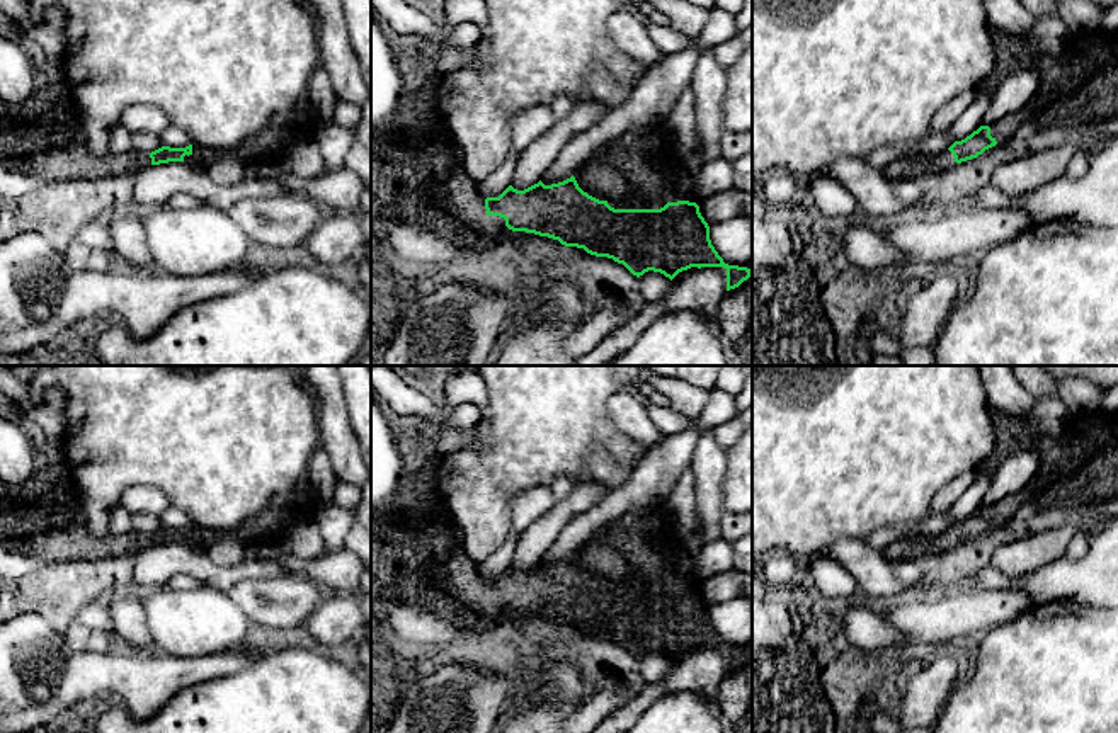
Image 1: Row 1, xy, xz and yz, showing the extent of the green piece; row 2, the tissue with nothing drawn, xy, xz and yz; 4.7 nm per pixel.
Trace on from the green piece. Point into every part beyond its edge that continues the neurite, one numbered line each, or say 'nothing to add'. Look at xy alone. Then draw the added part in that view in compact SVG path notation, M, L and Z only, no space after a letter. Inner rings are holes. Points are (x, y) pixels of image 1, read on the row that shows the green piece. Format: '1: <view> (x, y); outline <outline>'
1: xy (201, 157); outline M192 145L192 153L184 156L184 163L197 168L209 168L214 156L216 153L206 150L204 146Z

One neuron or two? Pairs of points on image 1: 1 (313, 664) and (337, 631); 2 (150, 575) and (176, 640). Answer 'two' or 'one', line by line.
1: two
2: two

